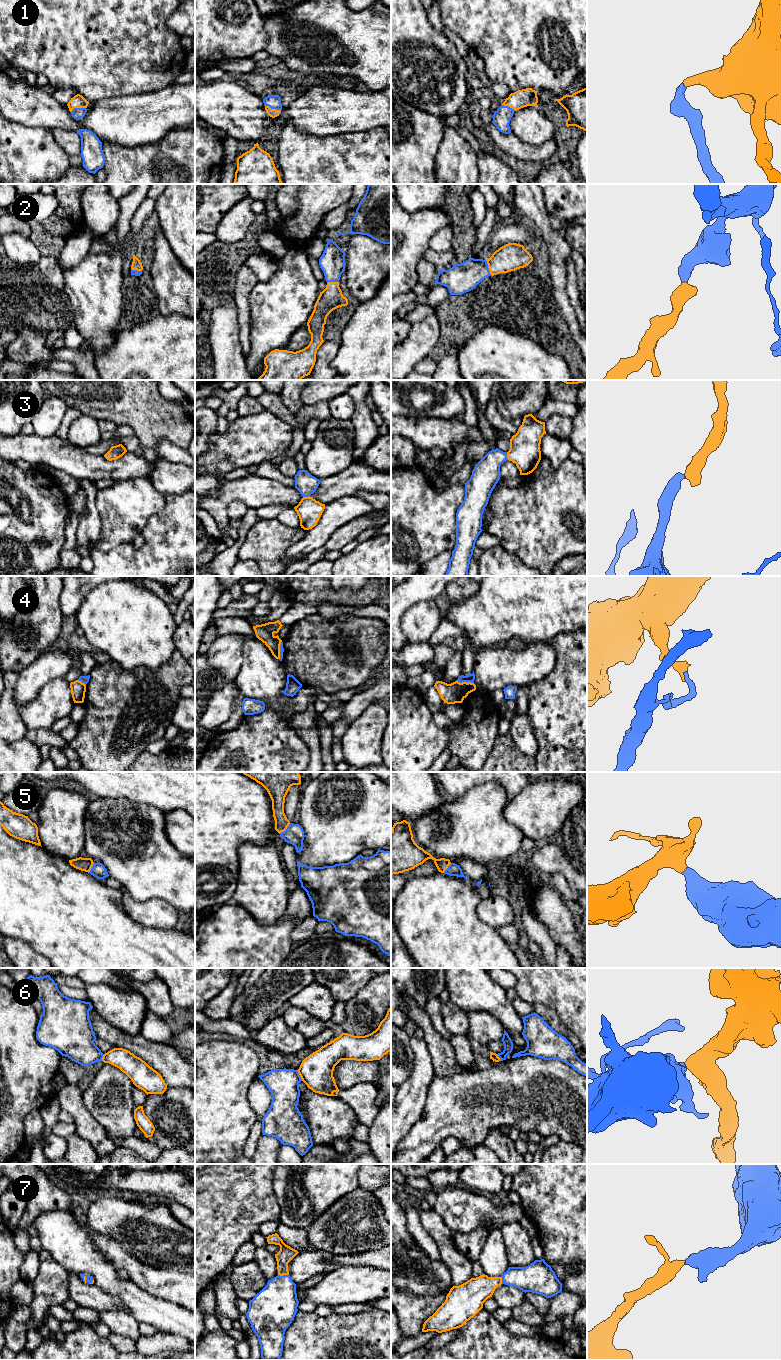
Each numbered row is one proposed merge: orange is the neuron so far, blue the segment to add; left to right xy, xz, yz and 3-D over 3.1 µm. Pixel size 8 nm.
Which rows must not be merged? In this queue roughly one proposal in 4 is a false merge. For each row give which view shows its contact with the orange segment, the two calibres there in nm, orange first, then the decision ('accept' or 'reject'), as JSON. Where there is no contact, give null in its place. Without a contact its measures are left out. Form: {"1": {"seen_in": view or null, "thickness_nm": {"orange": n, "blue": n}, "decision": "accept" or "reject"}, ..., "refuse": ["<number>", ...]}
{"1": {"seen_in": "xy", "thickness_nm": {"orange": 110, "blue": 100}, "decision": "accept"}, "2": {"seen_in": "yz", "thickness_nm": {"orange": 220, "blue": 240}, "decision": "accept"}, "3": {"seen_in": "xz", "thickness_nm": {"orange": 200, "blue": 170}, "decision": "accept"}, "4": {"seen_in": "yz", "thickness_nm": {"orange": 160, "blue": 60}, "decision": "reject"}, "5": {"seen_in": "xz", "thickness_nm": {"orange": 110, "blue": 160}, "decision": "accept"}, "6": {"seen_in": "xz", "thickness_nm": {"orange": 280, "blue": 240}, "decision": "reject"}, "7": {"seen_in": "xz", "thickness_nm": {"orange": 120, "blue": 340}, "decision": "accept"}, "refuse": ["4", "6"]}

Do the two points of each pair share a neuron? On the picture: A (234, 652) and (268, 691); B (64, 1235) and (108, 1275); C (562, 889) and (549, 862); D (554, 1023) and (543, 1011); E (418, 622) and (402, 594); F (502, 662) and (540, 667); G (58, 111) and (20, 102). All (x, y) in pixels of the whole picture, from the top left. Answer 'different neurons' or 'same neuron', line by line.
A: different neurons
B: same neuron
C: different neurons
D: same neuron
E: different neurons
F: same neuron
G: same neuron

